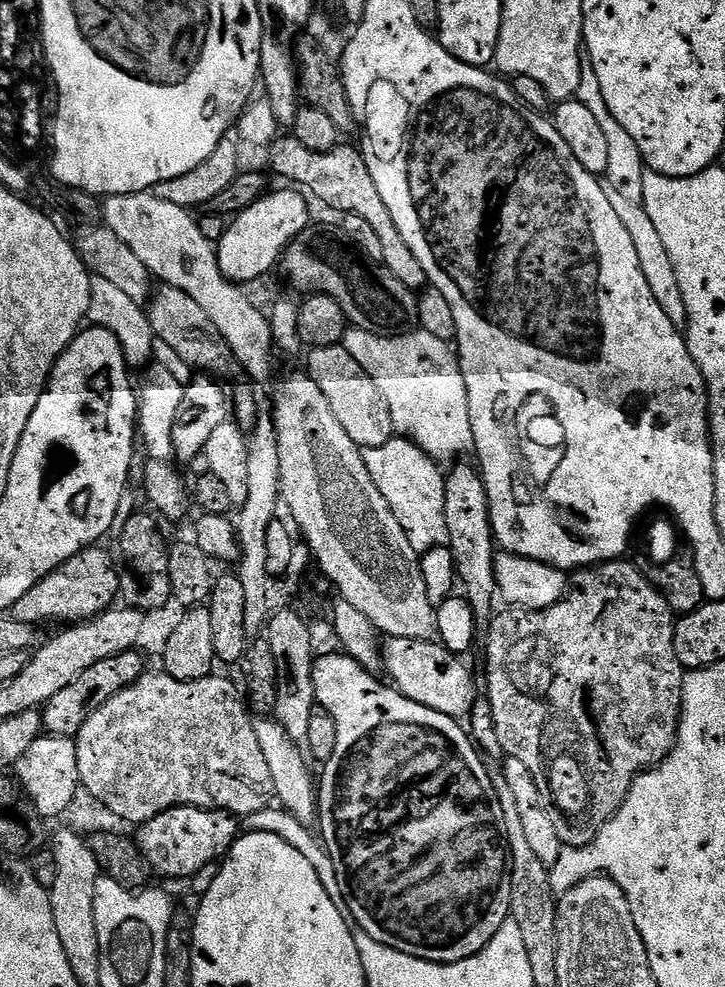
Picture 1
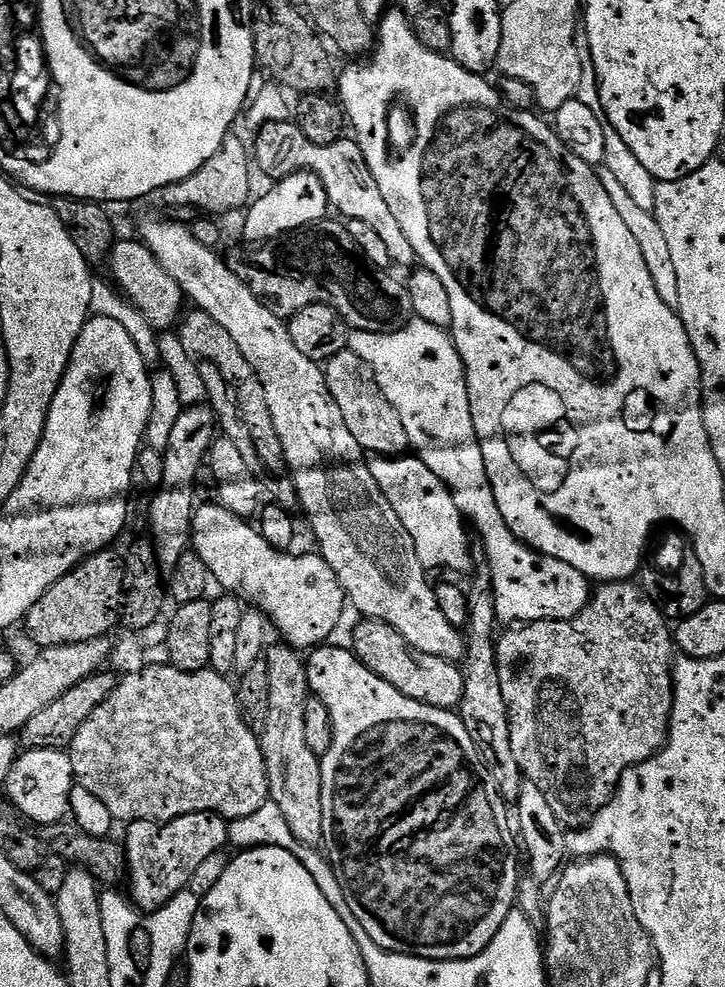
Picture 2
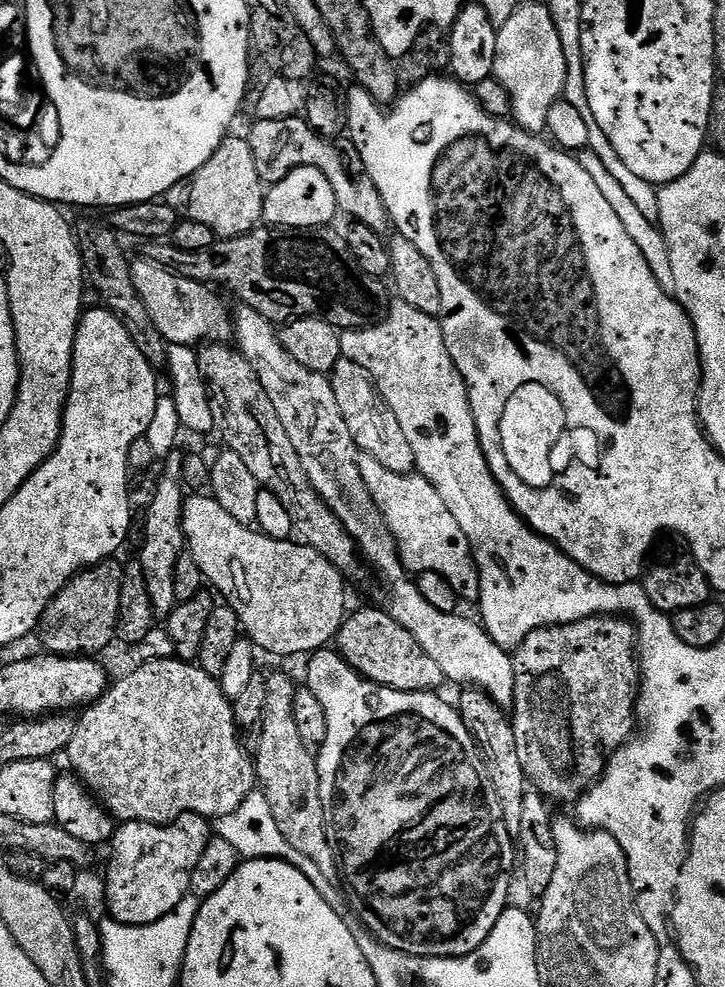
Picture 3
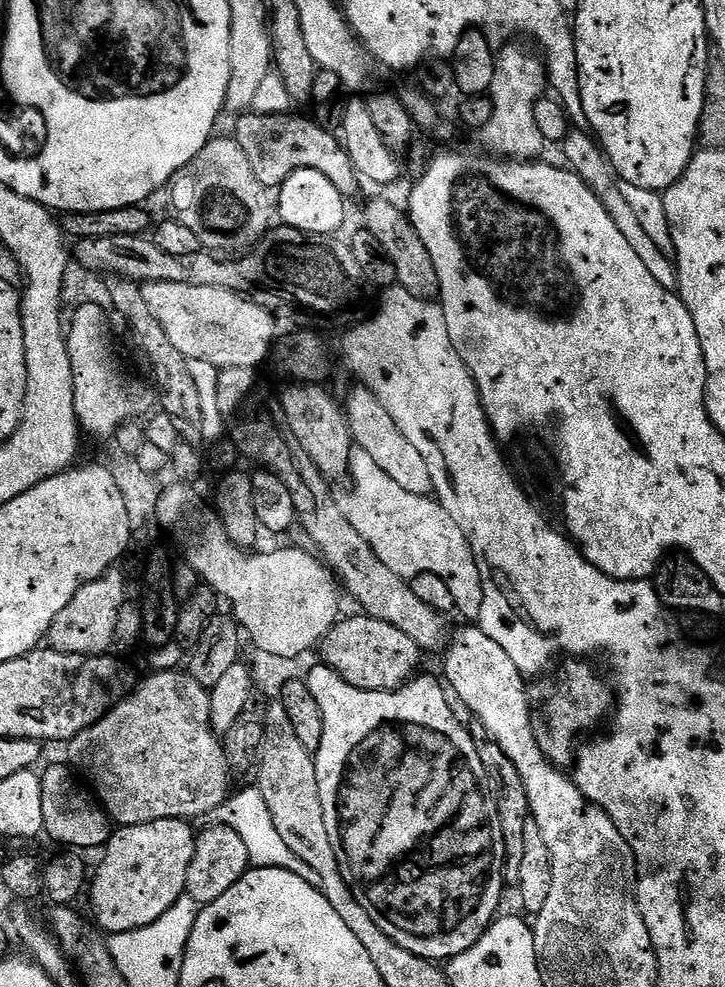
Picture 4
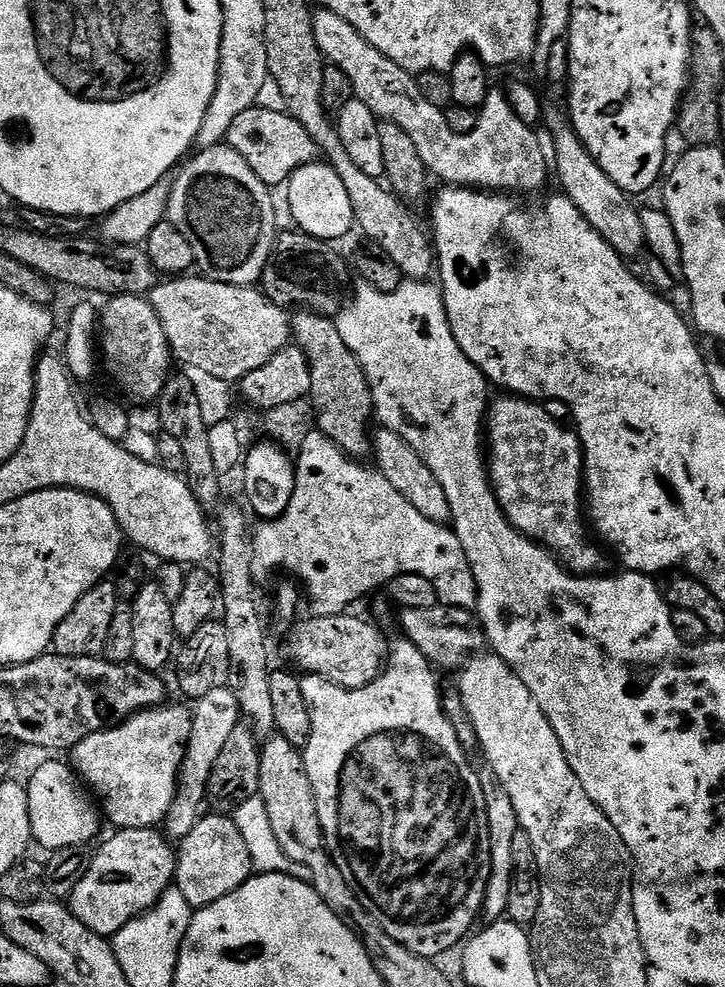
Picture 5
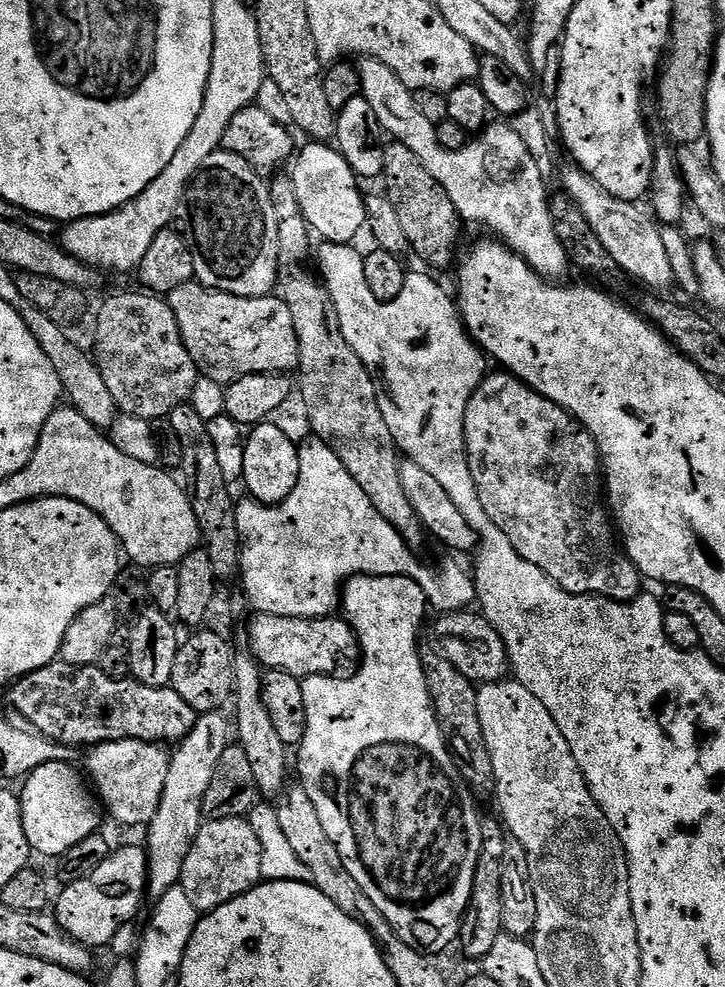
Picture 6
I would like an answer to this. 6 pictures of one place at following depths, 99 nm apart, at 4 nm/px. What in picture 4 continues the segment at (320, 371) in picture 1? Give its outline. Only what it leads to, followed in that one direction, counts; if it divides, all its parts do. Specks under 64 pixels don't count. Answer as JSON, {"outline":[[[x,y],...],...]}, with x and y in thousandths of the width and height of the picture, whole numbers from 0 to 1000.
{"outline":[[[501,391],[490,392],[481,395],[480,406],[473,406],[472,409],[487,451],[505,456],[505,460],[510,460],[510,464],[516,464],[516,469],[546,491],[556,492],[564,501],[596,503],[593,476],[588,473],[582,460],[577,460],[577,455],[561,446],[560,440],[554,440],[554,436],[549,436],[543,424],[538,424],[538,415],[532,415],[532,411],[527,411],[527,407],[521,407],[516,398]]]}

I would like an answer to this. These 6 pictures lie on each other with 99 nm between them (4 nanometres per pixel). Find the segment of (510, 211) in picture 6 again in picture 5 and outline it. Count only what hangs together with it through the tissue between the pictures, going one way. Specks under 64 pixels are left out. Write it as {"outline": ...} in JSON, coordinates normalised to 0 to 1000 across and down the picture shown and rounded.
{"outline":[[[441,8],[432,15],[432,30],[433,39],[437,40],[448,62],[457,68],[472,71],[472,75],[477,75],[477,79],[483,79],[487,98],[502,104],[526,123],[537,122],[554,128],[554,132],[560,132],[560,136],[566,136],[566,141],[570,142],[571,149],[582,159],[582,164],[600,181],[603,178],[604,181],[612,182],[607,184],[614,187],[636,190],[655,190],[658,193],[706,193],[701,190],[713,190],[717,195],[734,195],[738,190],[749,188],[756,174],[759,178],[759,168],[753,164],[753,160],[749,159],[743,140],[735,127],[720,124],[720,120],[714,120],[709,107],[694,92],[674,92],[670,103],[665,106],[659,128],[654,128],[654,132],[648,132],[648,136],[629,136],[621,130],[614,110],[599,107],[599,103],[593,103],[582,95],[582,91],[574,86],[574,77],[554,71],[554,67],[549,67],[549,63],[538,63],[538,59],[532,59],[532,55],[527,55],[527,51],[516,51],[516,47],[510,47],[510,43],[505,43],[505,39],[499,39],[499,34],[494,34],[494,30],[488,30],[488,26],[483,26],[483,22],[477,22],[477,18],[466,18],[466,14]]]}

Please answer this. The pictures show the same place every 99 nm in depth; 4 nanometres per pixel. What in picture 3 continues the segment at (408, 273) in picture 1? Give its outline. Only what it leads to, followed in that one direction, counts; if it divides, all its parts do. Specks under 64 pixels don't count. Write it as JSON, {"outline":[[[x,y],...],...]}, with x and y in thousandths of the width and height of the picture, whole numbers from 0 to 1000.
{"outline":[[[408,116],[389,122],[354,121],[350,126],[339,134],[339,141],[350,156],[350,168],[366,187],[389,184],[389,180],[394,180],[408,170],[437,170],[440,174],[450,176],[450,184],[455,184],[455,189],[461,191],[468,214],[473,218],[476,215],[481,224],[510,229],[510,233],[526,237],[537,234],[538,224],[527,205],[527,197],[521,197],[521,188],[516,188],[484,141],[474,140],[465,144],[451,138],[440,138]]]}

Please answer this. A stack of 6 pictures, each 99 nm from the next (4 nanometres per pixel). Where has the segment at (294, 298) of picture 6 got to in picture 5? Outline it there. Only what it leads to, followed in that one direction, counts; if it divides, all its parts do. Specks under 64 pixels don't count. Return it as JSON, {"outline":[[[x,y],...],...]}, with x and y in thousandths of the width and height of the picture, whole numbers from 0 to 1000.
{"outline":[[[418,314],[410,315],[407,319],[401,321],[403,344],[407,352],[418,355],[428,367],[430,387],[428,408],[434,420],[441,420],[440,437],[454,442],[480,462],[512,463],[516,458],[513,453],[516,441],[513,392],[494,363],[483,355],[483,351],[472,347],[472,338],[466,338],[462,323]]]}

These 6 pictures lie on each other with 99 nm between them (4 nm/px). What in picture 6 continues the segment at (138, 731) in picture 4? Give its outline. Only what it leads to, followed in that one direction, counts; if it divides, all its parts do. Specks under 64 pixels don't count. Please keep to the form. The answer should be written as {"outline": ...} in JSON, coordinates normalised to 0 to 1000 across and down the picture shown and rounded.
{"outline":[[[164,750],[134,754],[123,762],[119,786],[142,822],[166,835],[204,836],[218,821],[223,796],[229,794],[233,759],[200,750]]]}

